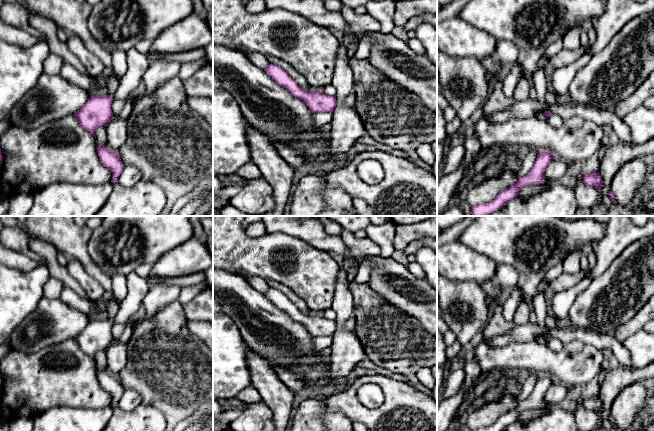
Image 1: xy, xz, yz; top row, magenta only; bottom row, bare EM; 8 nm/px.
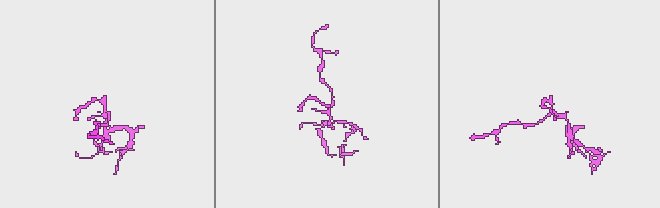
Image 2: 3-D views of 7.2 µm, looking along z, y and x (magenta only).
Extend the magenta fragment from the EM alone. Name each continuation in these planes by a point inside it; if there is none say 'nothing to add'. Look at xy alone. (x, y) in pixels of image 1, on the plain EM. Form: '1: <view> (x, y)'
1: xy (112, 307)

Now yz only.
1: yz (533, 245)

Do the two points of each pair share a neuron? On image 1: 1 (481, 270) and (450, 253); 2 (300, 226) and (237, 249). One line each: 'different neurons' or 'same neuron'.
1: same neuron
2: different neurons

